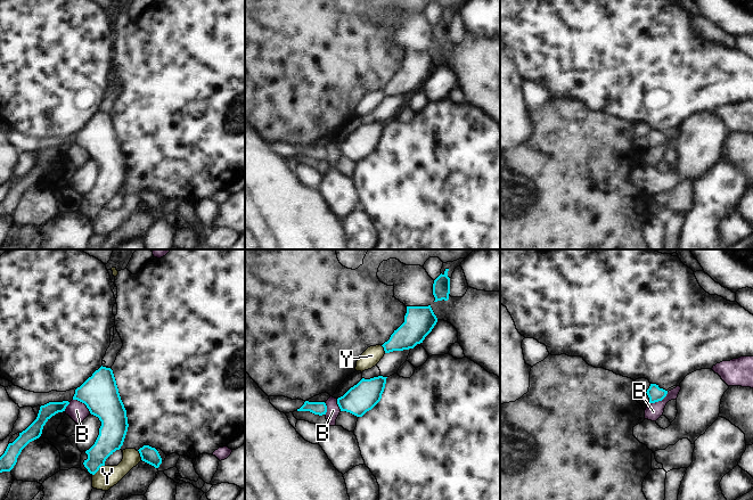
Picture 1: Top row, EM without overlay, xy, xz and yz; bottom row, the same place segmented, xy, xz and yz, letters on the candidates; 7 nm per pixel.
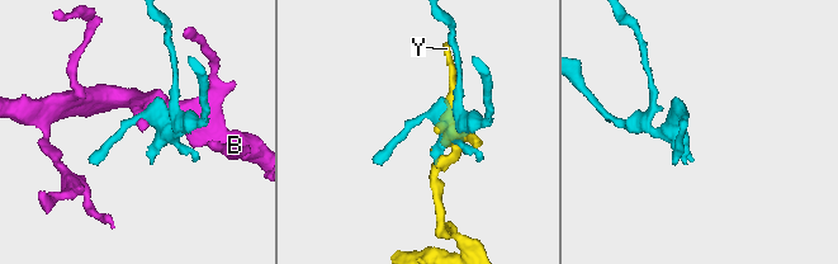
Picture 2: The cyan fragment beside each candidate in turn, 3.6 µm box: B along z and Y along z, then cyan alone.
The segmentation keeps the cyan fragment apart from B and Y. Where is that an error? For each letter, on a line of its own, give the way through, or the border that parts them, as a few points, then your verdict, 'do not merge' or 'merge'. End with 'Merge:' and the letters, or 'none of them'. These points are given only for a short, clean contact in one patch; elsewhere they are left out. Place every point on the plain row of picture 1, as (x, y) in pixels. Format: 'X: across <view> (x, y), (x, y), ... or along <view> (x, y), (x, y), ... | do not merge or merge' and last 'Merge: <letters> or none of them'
B: along xy (73, 144), (82, 147), (90, 157) | do not merge
Y: do not merge
Merge: none of them

